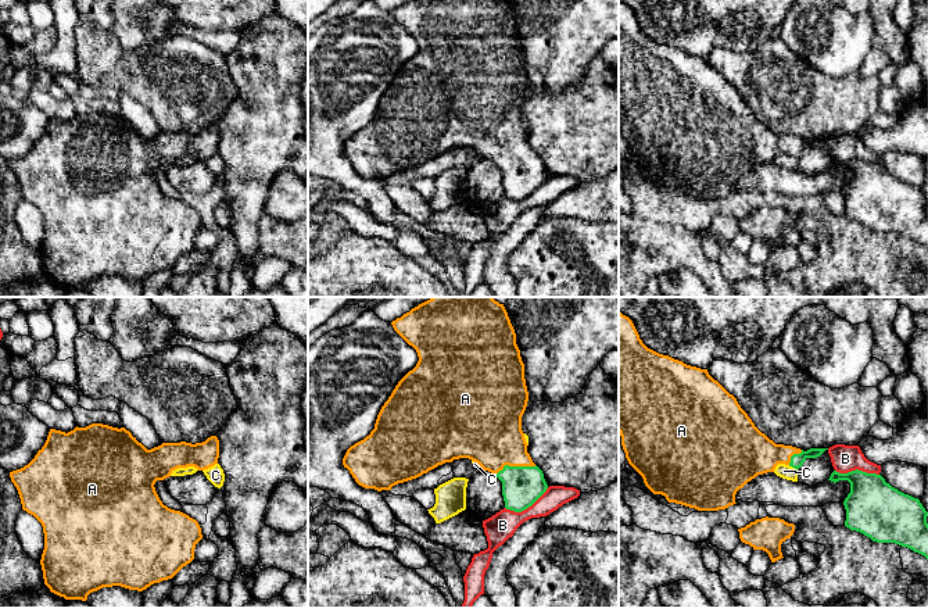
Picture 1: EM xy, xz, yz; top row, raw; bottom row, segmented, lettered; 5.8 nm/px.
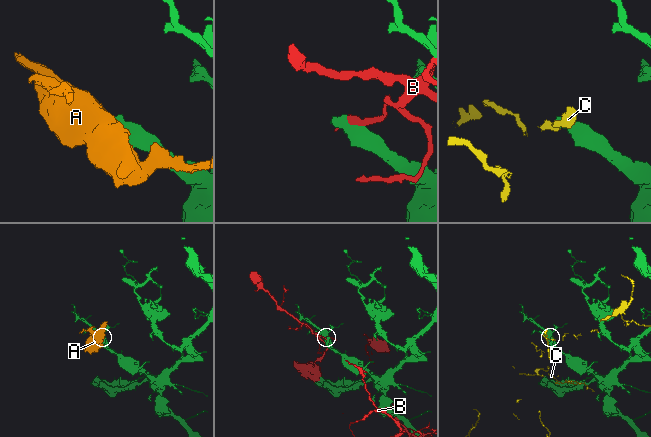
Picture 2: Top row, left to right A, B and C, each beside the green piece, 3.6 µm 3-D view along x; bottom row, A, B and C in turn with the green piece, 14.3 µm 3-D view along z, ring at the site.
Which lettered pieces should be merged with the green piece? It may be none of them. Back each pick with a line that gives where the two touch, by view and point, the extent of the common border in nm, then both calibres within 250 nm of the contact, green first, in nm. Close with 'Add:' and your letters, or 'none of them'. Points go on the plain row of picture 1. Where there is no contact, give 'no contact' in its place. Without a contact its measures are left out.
A: meets green in xz at (515, 156); contact 240 nm long; 240 nm thick on the green side, 380 nm on the other
Add: A

